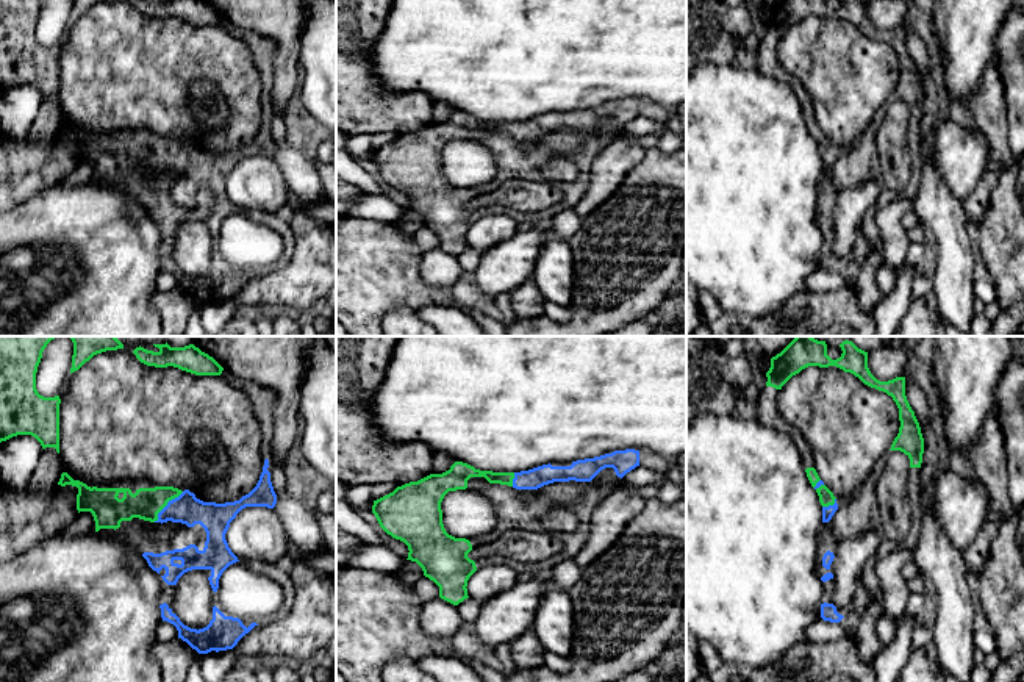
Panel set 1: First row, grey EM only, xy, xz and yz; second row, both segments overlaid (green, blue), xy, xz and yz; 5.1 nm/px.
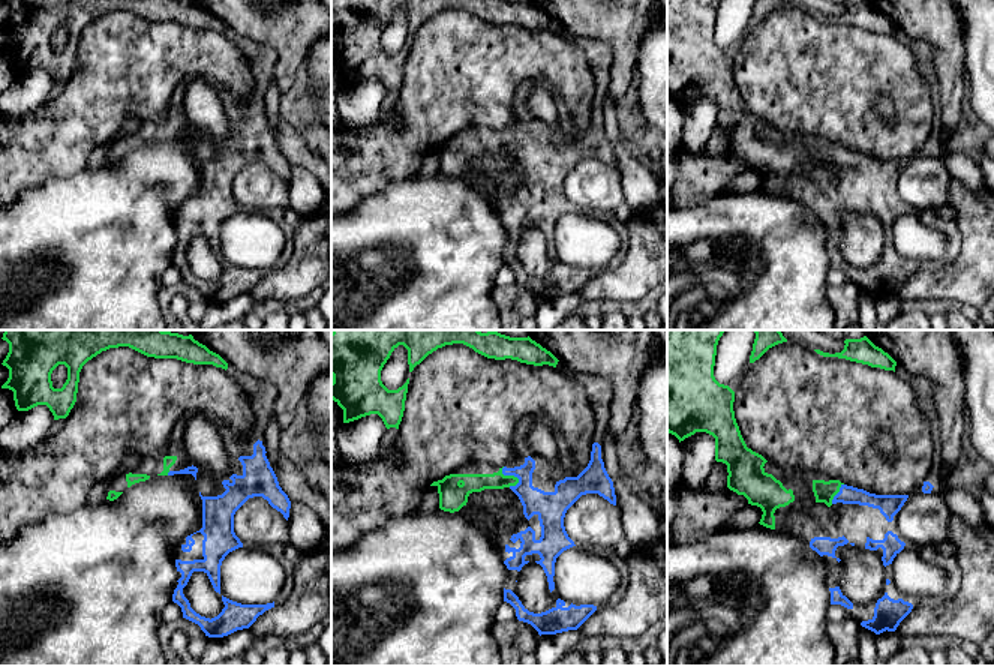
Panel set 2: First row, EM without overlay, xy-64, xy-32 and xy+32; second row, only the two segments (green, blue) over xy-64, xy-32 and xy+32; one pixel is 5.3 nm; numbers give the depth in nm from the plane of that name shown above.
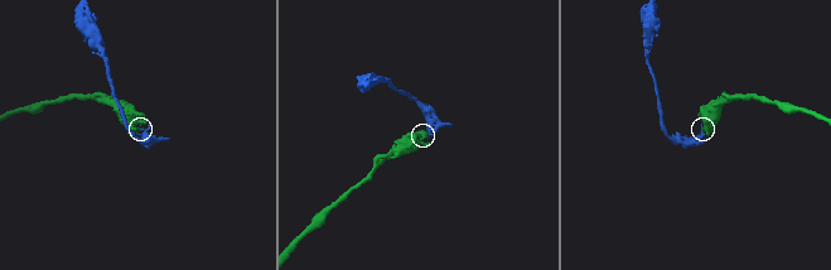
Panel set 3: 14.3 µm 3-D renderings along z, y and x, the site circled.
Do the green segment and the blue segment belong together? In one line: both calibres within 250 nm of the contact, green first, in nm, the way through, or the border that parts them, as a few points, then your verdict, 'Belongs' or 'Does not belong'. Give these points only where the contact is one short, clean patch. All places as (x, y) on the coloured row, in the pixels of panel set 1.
Thickness 160 nm (green) against 160 nm. Path across: xy (146, 504), (166, 504), (186, 509). Belongs

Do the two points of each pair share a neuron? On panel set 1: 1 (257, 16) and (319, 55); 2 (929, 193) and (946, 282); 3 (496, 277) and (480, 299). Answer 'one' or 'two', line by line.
1: two
2: one
3: two

